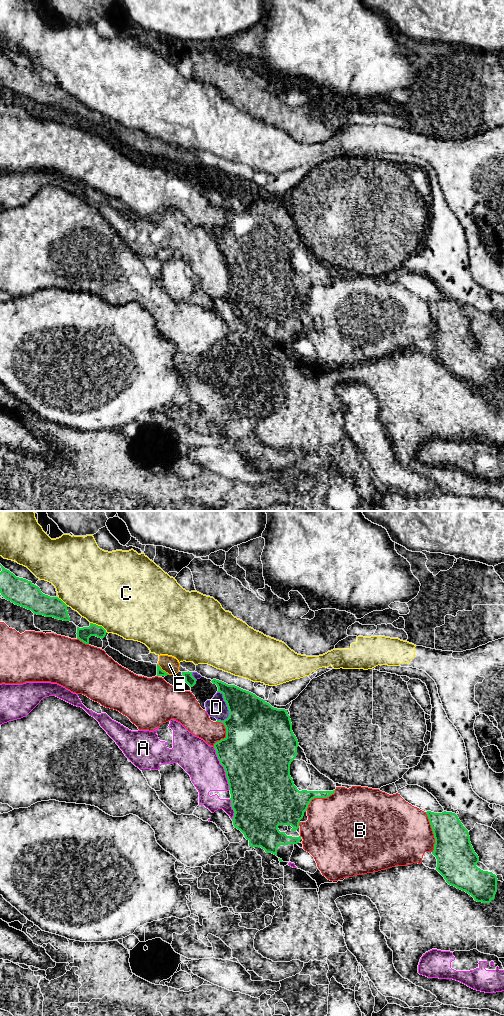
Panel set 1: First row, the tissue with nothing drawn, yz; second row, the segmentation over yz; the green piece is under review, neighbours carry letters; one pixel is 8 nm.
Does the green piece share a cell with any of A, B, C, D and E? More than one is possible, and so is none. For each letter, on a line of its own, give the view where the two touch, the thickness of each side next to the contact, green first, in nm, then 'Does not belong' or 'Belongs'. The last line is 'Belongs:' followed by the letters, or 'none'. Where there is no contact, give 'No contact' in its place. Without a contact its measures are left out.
A: Touches green in yz. Thickness 500 nm (green) against 280 nm. Does not belong
B: Touches green in yz. Thickness 300 nm (green) against 480 nm. Does not belong
C: Touches green in yz. Thickness 110 nm (green) against 480 nm. Does not belong
D: Touches green in yz. Thickness 400 nm (green) against 160 nm. Does not belong
E: Touches green in yz. Thickness 60 nm (green) against 140 nm. Does not belong
Belongs: none

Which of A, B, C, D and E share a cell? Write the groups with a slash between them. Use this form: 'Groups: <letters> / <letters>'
Groups: A / B / C / D E

